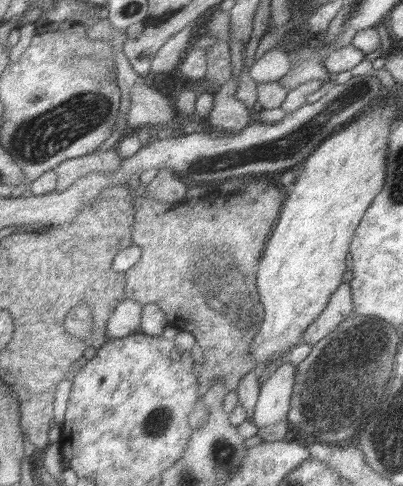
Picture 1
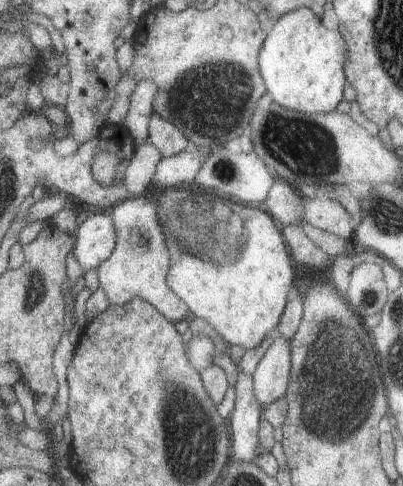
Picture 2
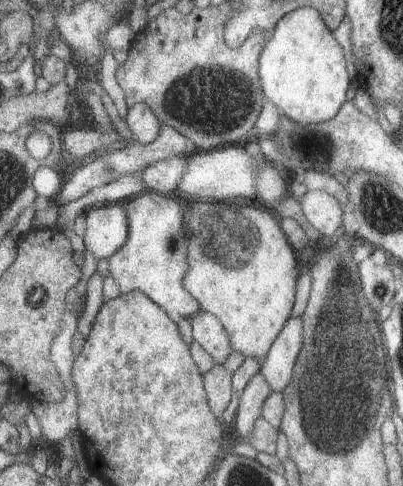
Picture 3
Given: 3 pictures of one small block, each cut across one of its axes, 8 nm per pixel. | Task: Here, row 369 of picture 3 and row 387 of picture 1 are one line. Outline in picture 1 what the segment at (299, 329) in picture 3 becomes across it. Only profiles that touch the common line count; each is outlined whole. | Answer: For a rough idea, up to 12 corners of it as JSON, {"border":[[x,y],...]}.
{"border":[[293,364],[261,382],[255,428],[287,418],[295,386]]}

